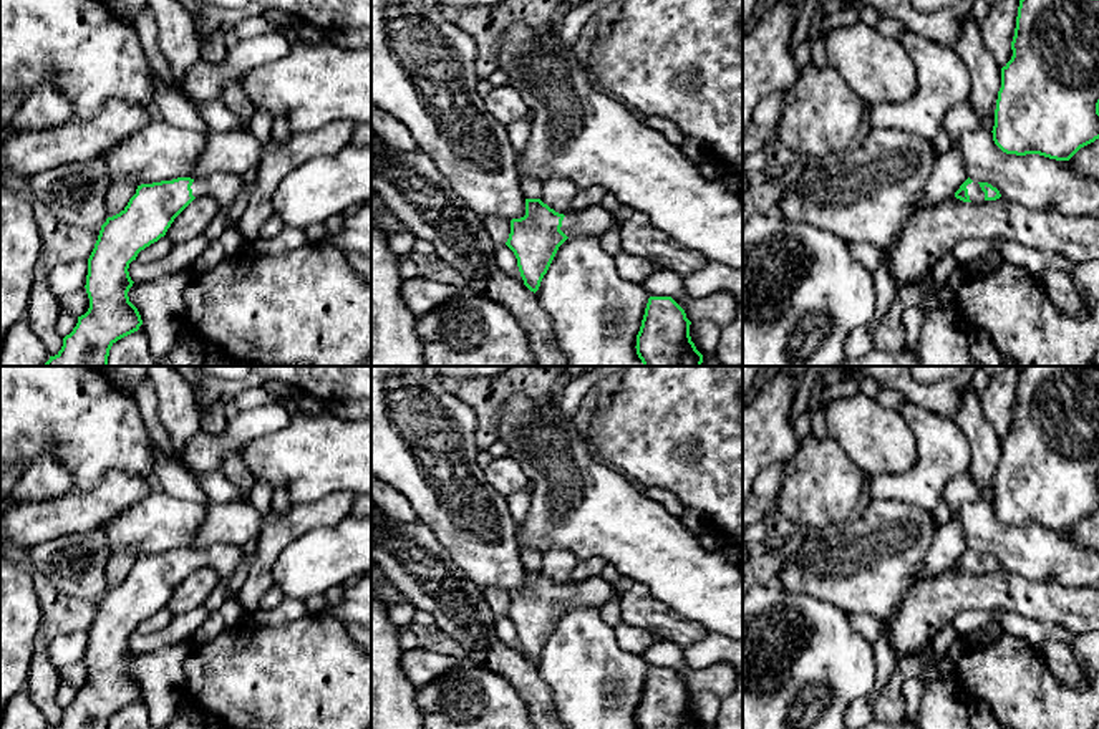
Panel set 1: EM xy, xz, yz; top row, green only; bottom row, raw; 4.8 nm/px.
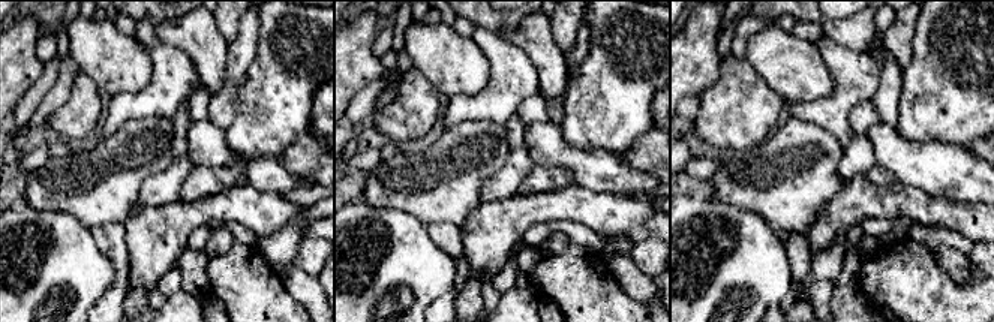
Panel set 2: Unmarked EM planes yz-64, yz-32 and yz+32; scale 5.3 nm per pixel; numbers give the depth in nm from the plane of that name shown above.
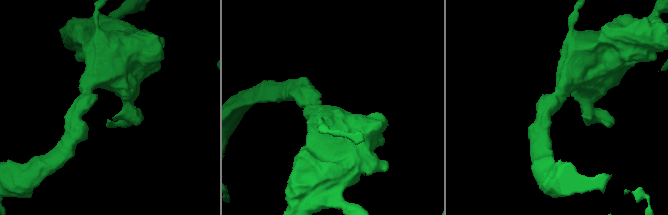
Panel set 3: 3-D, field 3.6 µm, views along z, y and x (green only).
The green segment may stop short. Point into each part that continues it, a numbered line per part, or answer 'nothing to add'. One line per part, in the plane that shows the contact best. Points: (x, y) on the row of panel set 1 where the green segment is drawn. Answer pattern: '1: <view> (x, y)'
1: xz (594, 221)

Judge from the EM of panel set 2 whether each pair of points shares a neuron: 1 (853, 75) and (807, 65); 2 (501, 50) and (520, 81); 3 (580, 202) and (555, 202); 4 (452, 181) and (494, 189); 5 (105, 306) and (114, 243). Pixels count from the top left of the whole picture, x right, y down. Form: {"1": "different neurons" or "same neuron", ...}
{"1": "different neurons", "2": "same neuron", "3": "same neuron", "4": "different neurons", "5": "same neuron"}

